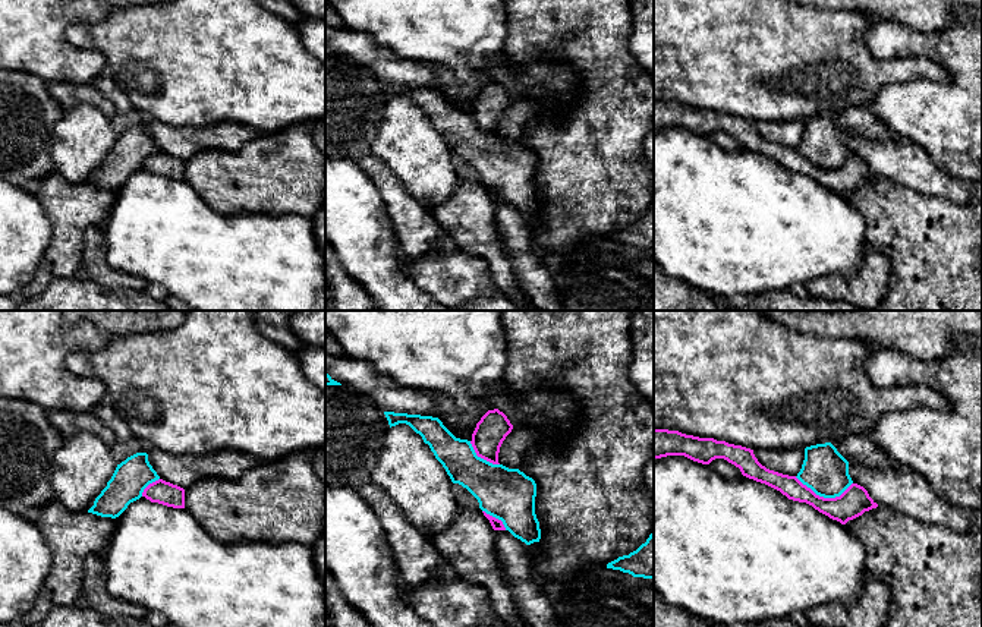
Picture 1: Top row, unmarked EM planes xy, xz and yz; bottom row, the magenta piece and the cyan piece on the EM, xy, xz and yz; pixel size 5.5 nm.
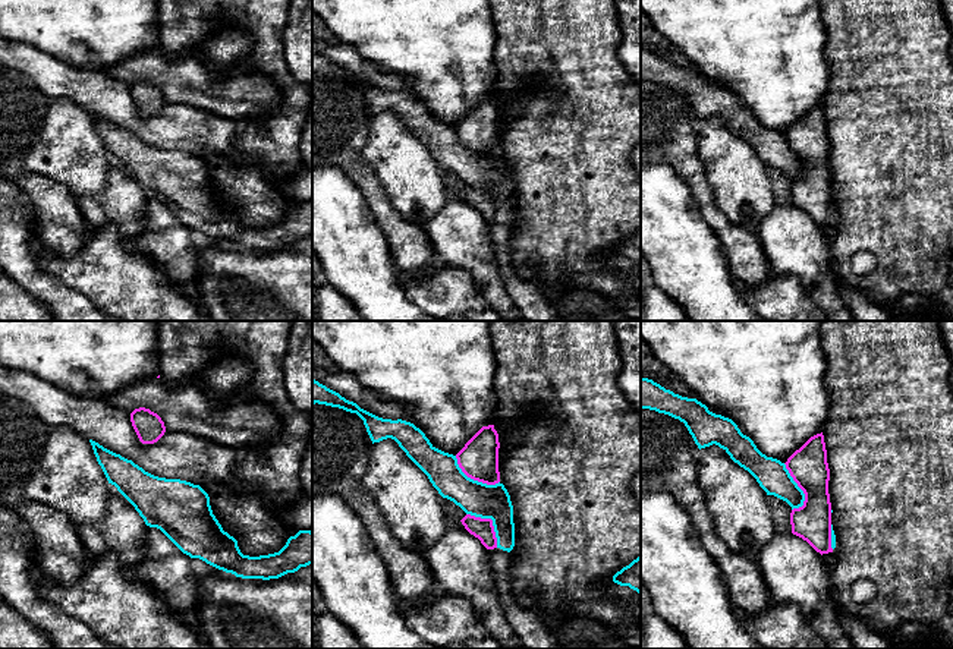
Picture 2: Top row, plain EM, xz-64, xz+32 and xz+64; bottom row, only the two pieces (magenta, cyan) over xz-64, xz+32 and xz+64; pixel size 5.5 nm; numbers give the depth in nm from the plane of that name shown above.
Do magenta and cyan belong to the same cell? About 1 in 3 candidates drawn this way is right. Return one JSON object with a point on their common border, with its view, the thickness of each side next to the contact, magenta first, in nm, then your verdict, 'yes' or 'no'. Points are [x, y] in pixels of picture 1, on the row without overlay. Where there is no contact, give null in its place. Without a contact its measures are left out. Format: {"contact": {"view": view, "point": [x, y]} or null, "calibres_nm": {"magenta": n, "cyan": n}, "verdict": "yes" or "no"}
{"contact": {"view": "yz", "point": [822, 169]}, "calibres_nm": {"magenta": 160, "cyan": 240}, "verdict": "no"}

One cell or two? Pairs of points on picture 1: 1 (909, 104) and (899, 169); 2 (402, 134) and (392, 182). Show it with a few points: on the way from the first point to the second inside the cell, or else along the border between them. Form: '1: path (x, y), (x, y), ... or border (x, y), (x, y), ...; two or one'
1: border (907, 141), (921, 145), (935, 163); two
2: border (373, 145), (371, 153), (392, 170), (415, 199); two

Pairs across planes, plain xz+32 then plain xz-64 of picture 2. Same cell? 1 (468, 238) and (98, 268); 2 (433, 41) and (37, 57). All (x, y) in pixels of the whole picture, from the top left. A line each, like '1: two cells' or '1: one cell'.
1: two cells
2: two cells

